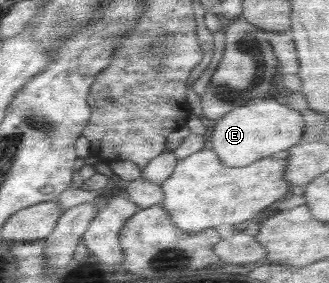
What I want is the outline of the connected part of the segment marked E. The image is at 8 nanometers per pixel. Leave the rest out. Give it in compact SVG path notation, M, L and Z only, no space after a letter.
M255 94L247 104L235 107L234 110L224 114L209 126L207 147L215 151L225 166L241 168L259 158L265 158L275 152L283 152L292 146L301 145L306 138L307 123L308 121L300 112L297 112L296 108L287 108L273 98Z

